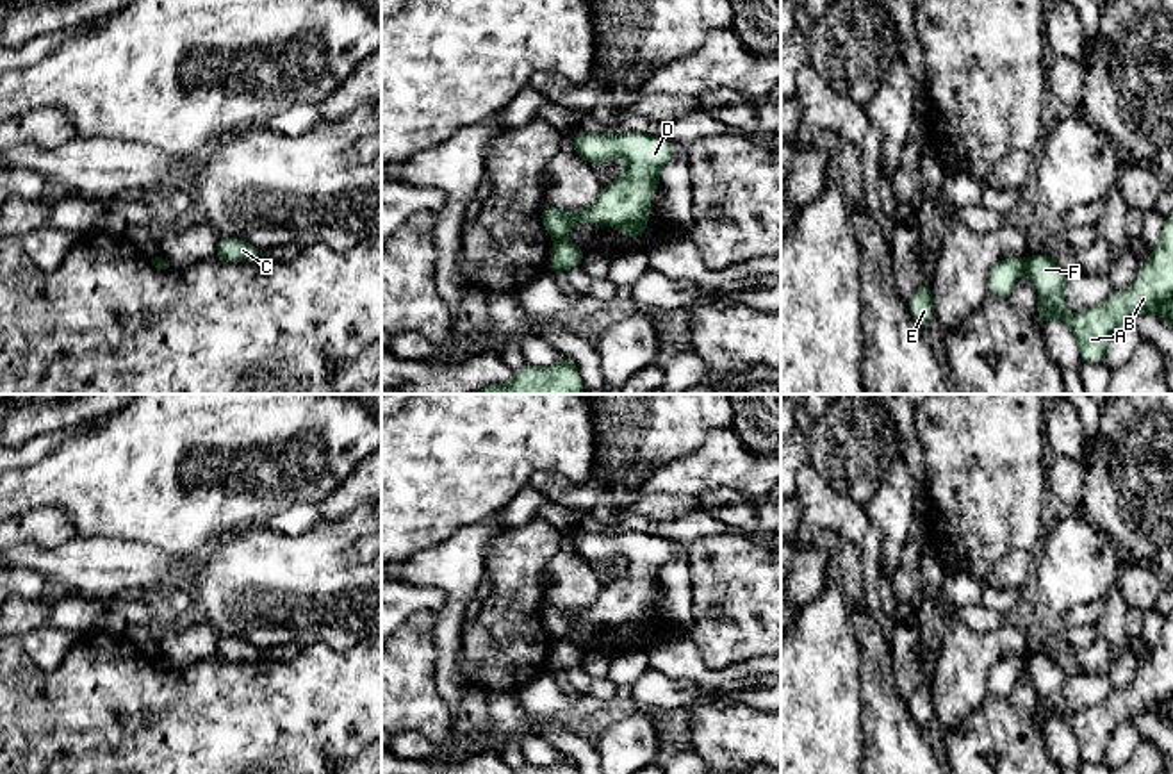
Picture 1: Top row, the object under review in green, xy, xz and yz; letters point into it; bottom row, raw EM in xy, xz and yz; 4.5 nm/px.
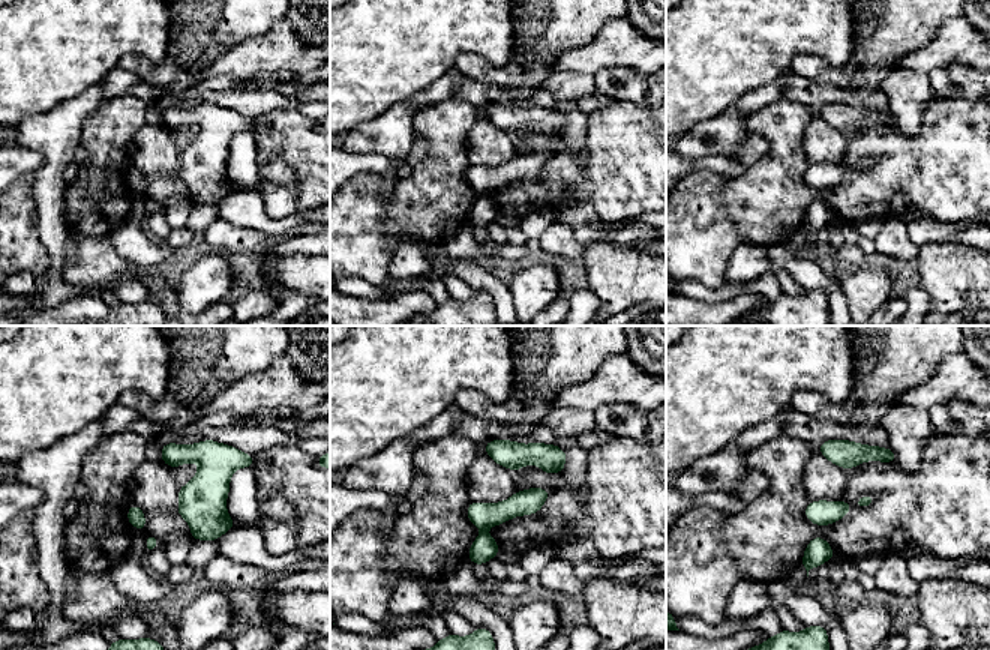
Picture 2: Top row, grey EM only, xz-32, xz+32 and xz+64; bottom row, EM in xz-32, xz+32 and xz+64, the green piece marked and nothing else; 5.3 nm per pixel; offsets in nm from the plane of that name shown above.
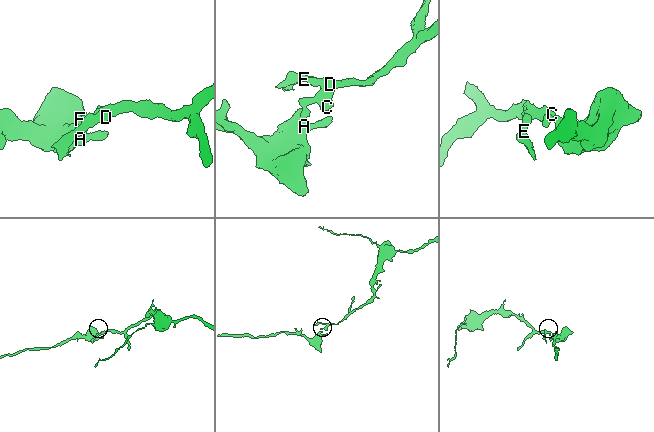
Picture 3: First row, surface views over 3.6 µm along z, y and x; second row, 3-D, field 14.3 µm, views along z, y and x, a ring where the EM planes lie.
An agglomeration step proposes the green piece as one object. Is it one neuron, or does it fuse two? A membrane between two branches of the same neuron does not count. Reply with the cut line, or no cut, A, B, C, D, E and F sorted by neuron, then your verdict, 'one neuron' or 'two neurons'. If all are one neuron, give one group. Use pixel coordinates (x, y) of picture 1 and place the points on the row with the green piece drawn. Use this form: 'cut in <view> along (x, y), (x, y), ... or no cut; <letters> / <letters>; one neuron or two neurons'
cut in xz along (564, 238), (555, 241); A B F / C D E; two neurons

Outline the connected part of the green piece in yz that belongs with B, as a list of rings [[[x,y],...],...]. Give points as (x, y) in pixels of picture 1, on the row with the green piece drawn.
[[[1173,214],[1162,221],[1159,241],[1150,259],[1139,266],[1134,285],[1077,314],[1066,310],[1068,275],[1055,257],[1025,257],[1025,269],[1038,289],[1039,323],[1045,326],[1050,319],[1062,317],[1077,339],[1082,362],[1102,364],[1112,333],[1132,326],[1137,314],[1157,314],[1173,325]]]

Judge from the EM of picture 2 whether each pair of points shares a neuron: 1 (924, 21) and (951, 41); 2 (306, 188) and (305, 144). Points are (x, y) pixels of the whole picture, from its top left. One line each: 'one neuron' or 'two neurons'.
1: two neurons
2: one neuron

